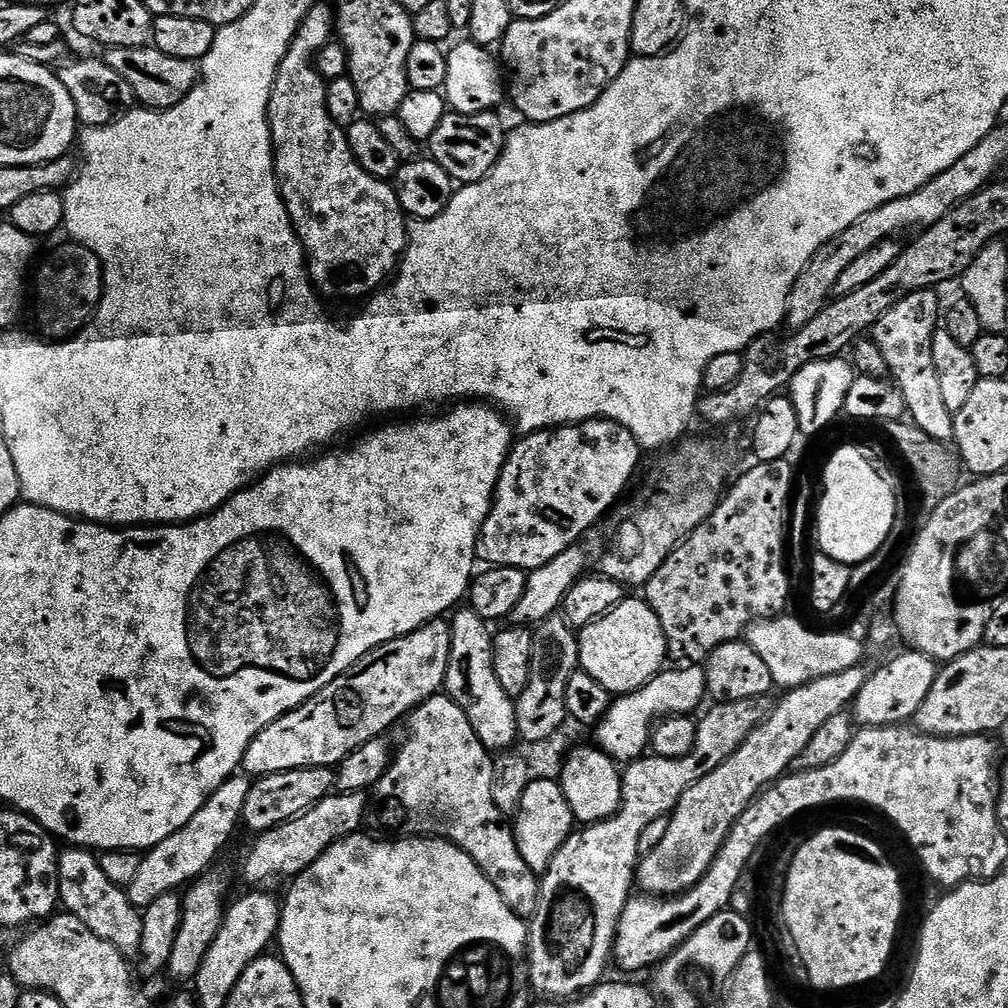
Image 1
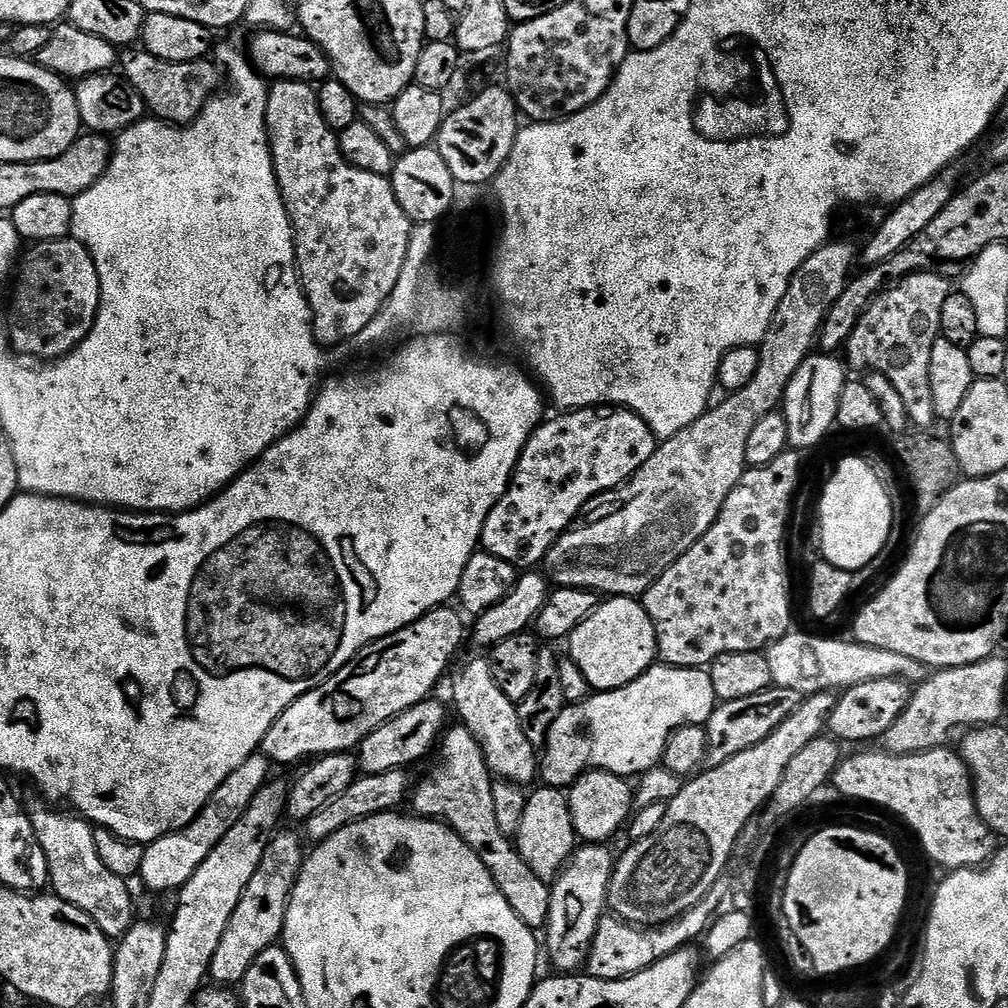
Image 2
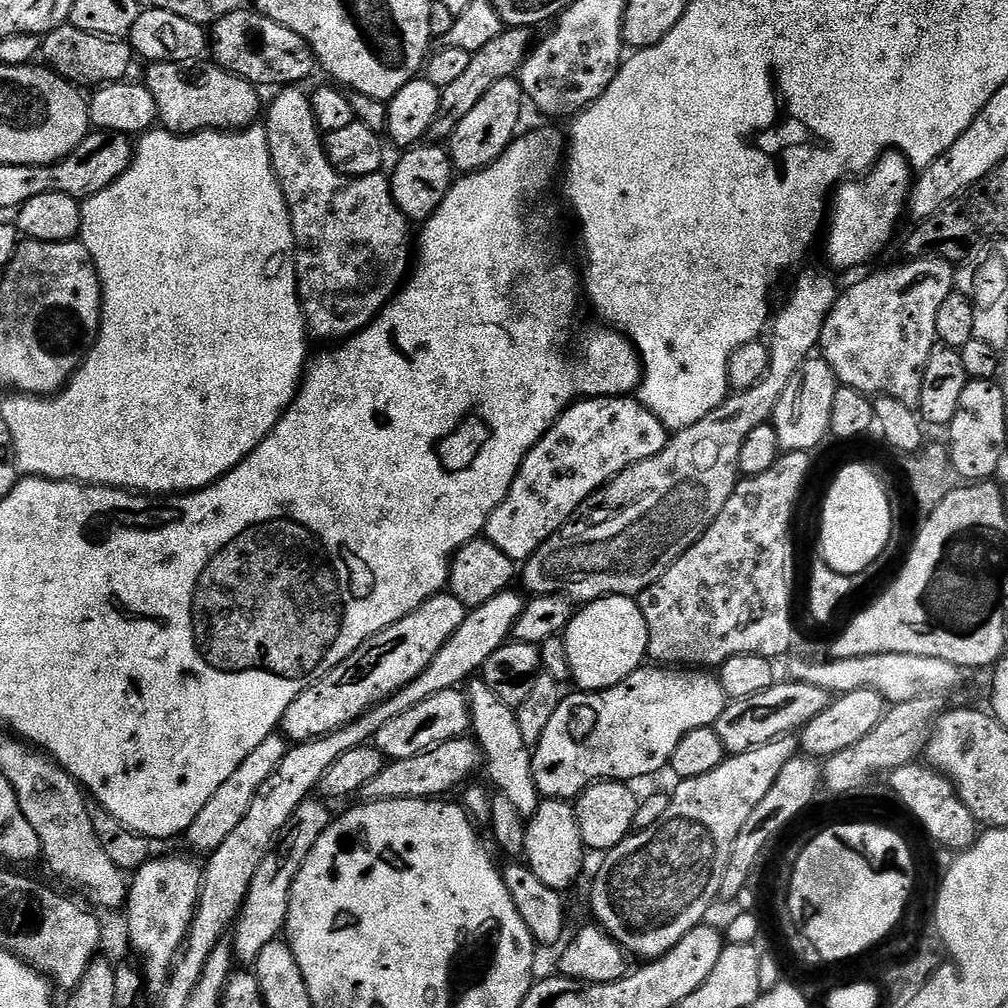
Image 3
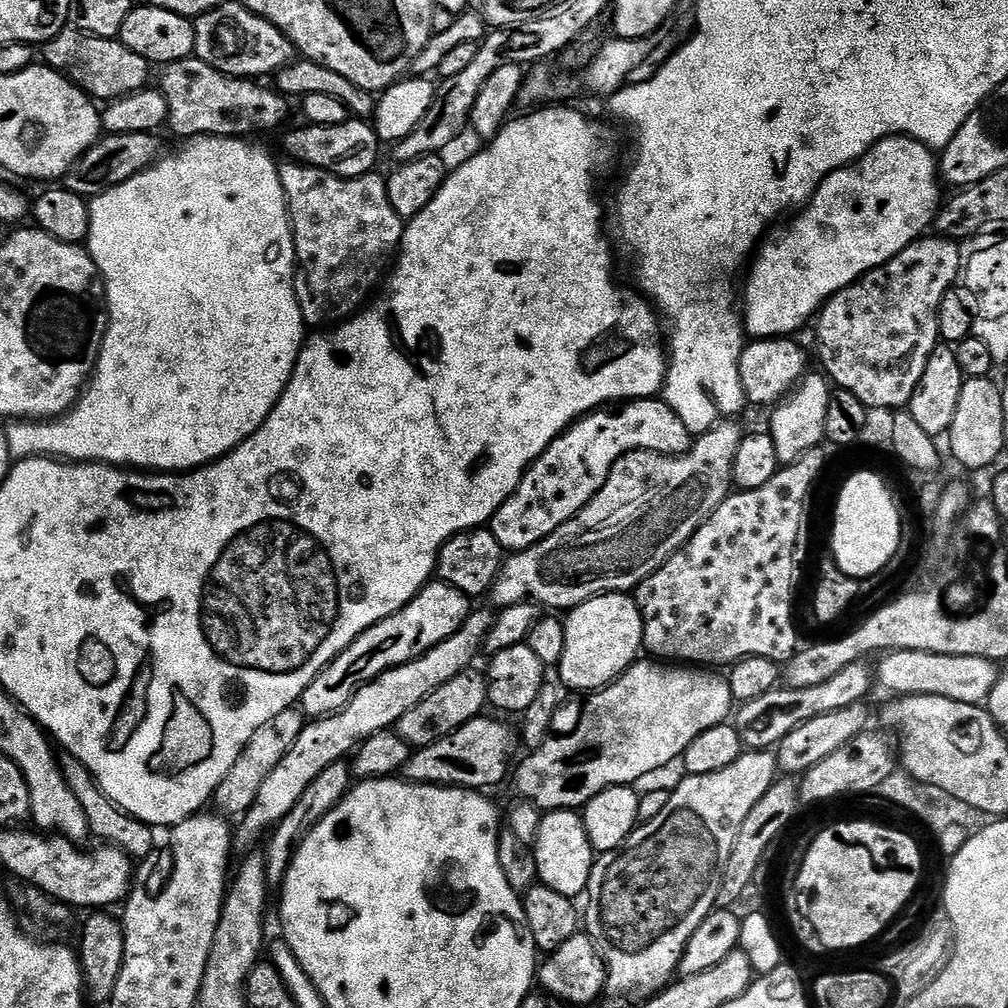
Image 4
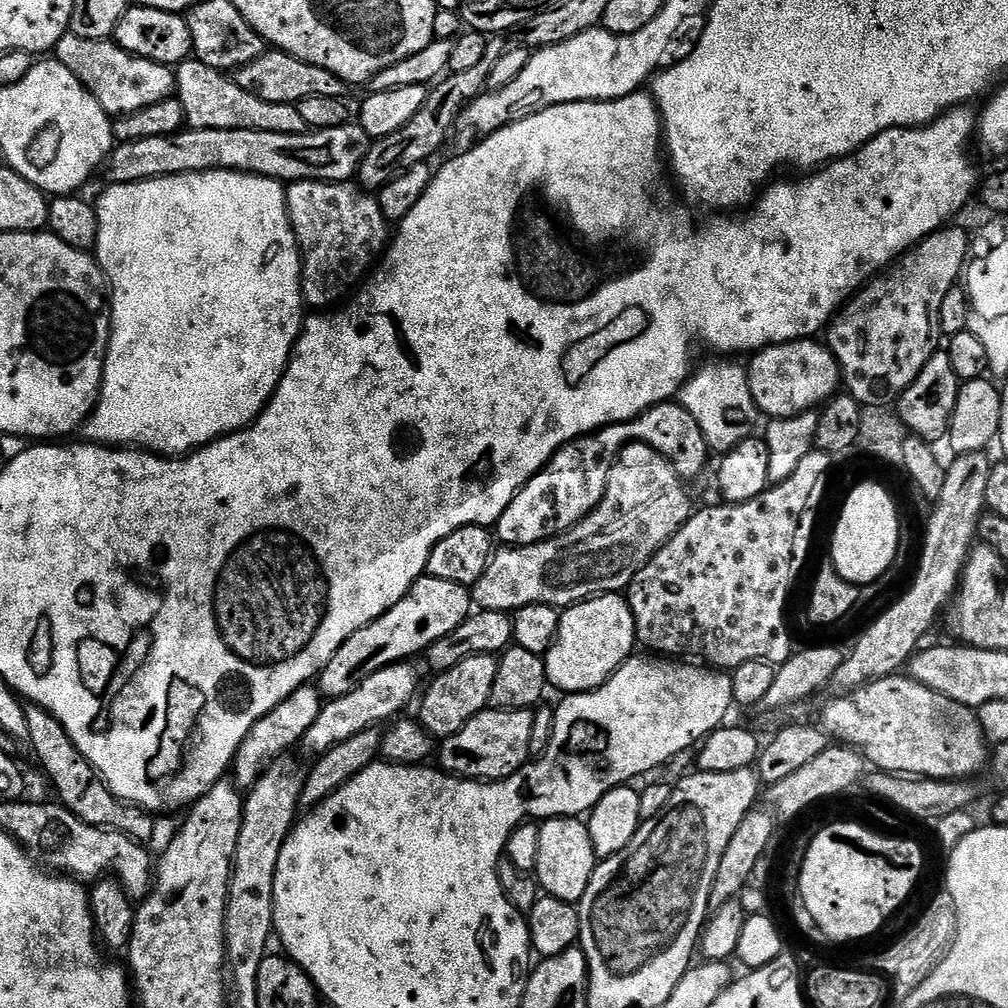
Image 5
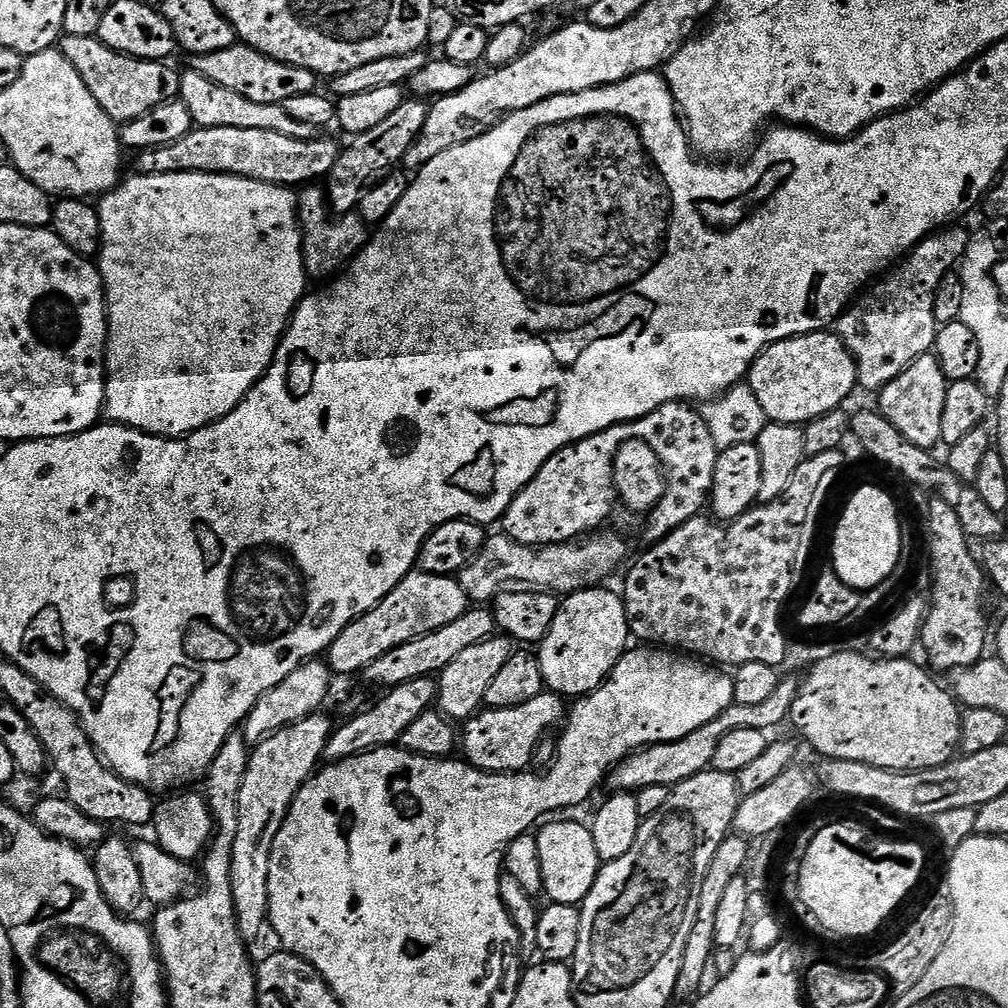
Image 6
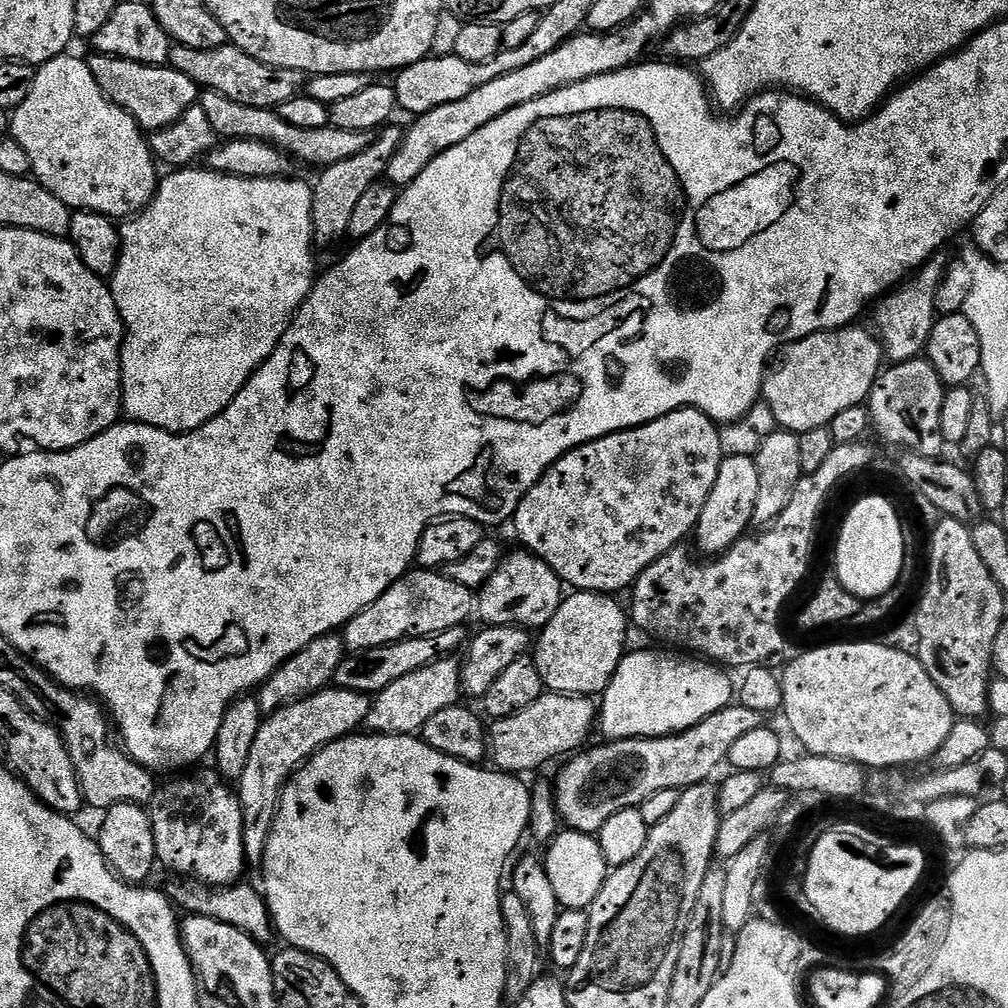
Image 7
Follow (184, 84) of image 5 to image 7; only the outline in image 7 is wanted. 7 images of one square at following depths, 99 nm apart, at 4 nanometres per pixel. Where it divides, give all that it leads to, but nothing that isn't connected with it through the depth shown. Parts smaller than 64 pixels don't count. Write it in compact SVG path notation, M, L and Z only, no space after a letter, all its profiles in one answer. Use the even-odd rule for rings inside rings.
M205 91L199 99L202 110L206 110L206 118L210 118L210 126L216 131L217 137L229 140L257 140L273 144L291 156L293 161L313 164L316 170L334 166L334 162L343 162L345 158L354 158L354 154L362 154L366 146L370 146L374 136L372 132L362 130L342 130L327 127L318 130L305 130L302 126L290 126L279 111L258 106L242 106L242 102L234 102L217 92Z

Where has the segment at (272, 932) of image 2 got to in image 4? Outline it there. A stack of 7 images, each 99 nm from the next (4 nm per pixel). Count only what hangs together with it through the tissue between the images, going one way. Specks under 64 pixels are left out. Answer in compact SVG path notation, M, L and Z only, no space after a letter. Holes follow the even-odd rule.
M341 762L334 766L326 766L326 770L322 770L322 774L318 774L318 778L314 778L314 782L310 782L310 786L306 786L306 794L302 794L302 798L298 798L298 806L294 806L294 810L290 810L290 814L286 814L286 818L282 818L282 822L276 825L267 837L266 874L269 885L283 885L288 867L291 866L294 854L300 849L300 844L306 838L306 834L310 834L310 830L316 823L326 814L330 814L330 810L334 810L334 806L338 806L338 802L342 802L342 798L353 783L351 767L347 763Z

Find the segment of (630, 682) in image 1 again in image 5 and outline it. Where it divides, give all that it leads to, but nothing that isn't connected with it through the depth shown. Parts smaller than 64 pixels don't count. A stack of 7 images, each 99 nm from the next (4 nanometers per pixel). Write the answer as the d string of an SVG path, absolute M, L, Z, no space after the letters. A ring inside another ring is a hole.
M605 592L603 596L573 604L560 612L556 641L544 656L549 685L560 694L593 692L624 665L637 644L634 614L623 595Z

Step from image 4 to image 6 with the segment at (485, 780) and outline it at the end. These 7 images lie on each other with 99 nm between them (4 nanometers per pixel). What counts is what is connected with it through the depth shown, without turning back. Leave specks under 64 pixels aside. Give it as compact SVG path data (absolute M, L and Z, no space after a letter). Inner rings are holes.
M551 690L538 694L538 698L530 698L530 702L522 702L522 706L513 708L494 708L484 710L475 718L467 721L462 728L463 759L474 768L483 772L511 774L522 772L529 767L532 755L540 744L540 739L566 716L566 700Z

